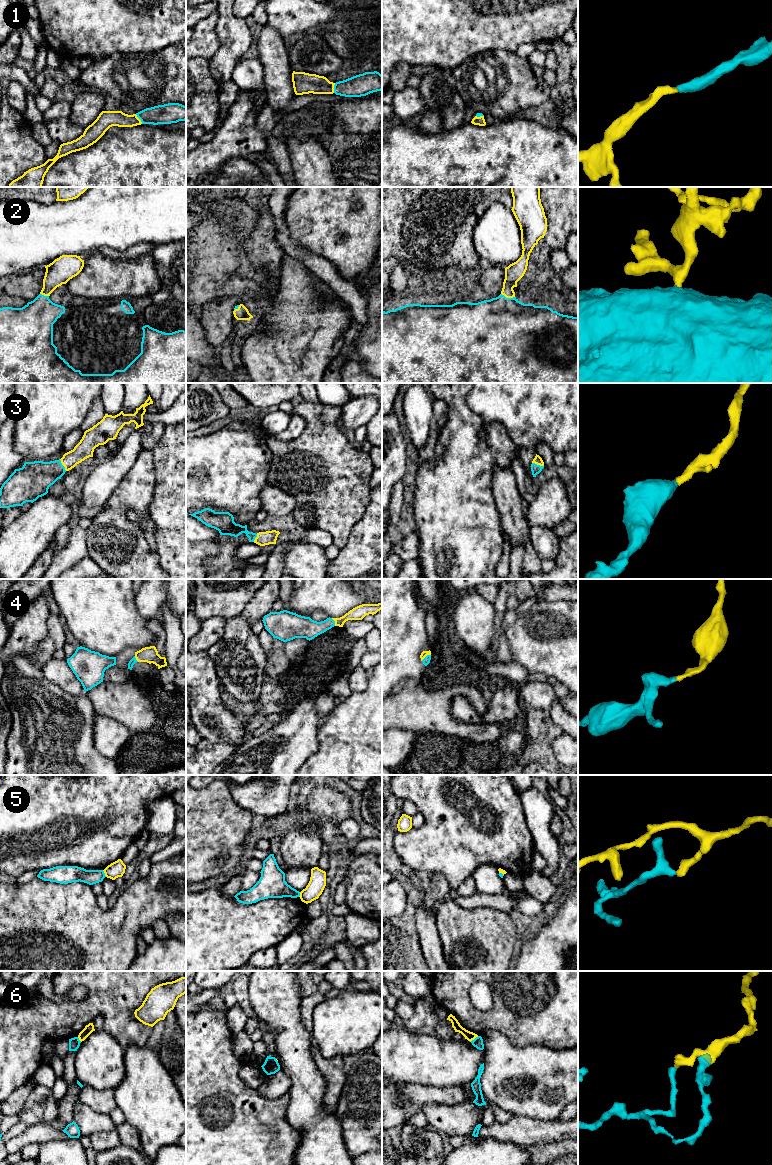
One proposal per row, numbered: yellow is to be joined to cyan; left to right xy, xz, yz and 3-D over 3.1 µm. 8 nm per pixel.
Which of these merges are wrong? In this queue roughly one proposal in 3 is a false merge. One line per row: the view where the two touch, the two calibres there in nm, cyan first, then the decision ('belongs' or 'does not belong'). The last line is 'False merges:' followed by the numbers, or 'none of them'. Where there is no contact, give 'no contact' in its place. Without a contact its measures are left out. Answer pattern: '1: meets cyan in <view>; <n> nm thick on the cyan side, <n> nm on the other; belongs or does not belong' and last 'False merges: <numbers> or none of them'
1: meets cyan in xy; 160 nm thick on the cyan side, 130 nm on the other; belongs
2: meets cyan in yz; 500 nm thick on the cyan side, 150 nm on the other; belongs
3: meets cyan in xy; 280 nm thick on the cyan side, 150 nm on the other; belongs
4: meets cyan in yz; 60 nm thick on the cyan side, 50 nm on the other; belongs
5: meets cyan in xy; 130 nm thick on the cyan side, 130 nm on the other; does not belong
6: meets cyan in yz; 80 nm thick on the cyan side, 70 nm on the other; does not belong
False merges: 5, 6

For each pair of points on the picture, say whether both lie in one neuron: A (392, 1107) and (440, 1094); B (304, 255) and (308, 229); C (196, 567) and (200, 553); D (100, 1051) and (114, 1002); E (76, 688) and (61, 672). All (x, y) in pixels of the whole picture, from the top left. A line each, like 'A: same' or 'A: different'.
A: same
B: different
C: same
D: different
E: same

